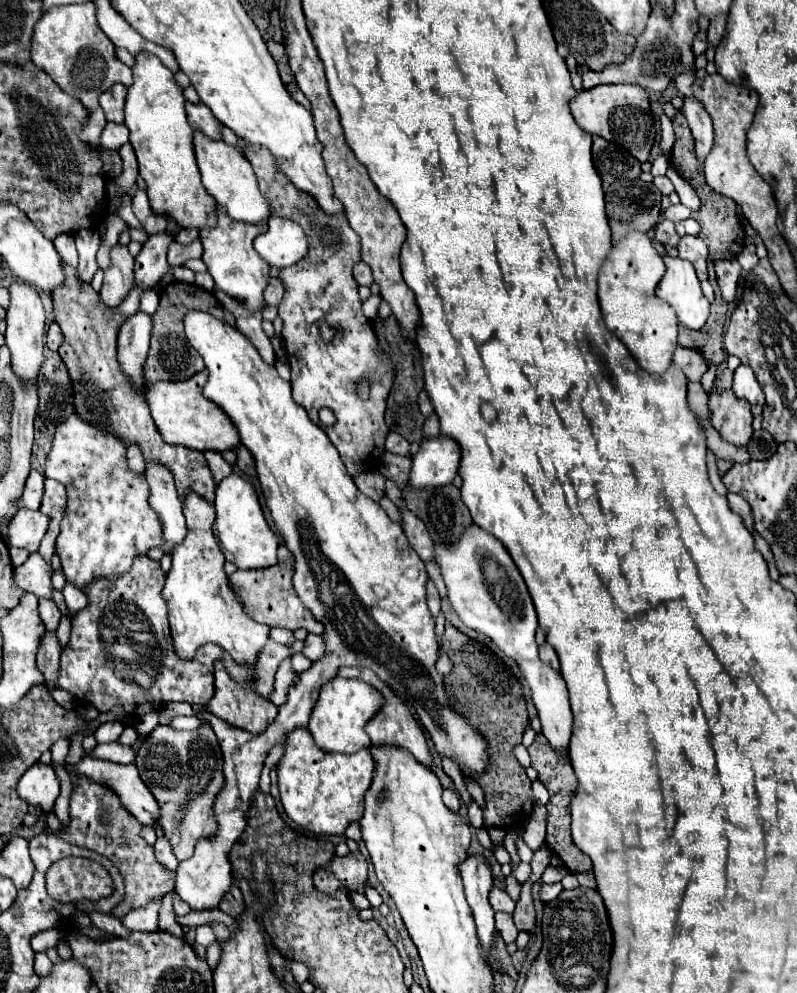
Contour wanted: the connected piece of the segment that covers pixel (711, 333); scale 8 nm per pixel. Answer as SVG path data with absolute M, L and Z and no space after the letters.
M716 296L716 300L712 302L710 318L702 330L690 330L680 326L680 336L678 336L680 346L700 346L700 350L704 350L704 358L708 358L708 364L720 366L726 358L722 348L726 310L728 310L728 304L722 300L722 296Z

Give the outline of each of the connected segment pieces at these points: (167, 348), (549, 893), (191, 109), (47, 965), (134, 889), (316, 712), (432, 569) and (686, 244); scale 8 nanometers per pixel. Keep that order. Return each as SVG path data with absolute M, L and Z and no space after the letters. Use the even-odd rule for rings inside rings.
M172 282L164 290L160 290L160 306L158 306L156 314L152 314L152 340L150 340L148 360L144 364L144 376L148 382L188 380L196 372L204 370L204 362L202 362L200 354L188 344L188 340L184 336L184 314L188 310L202 310L220 320L224 318L222 304L216 300L216 296L196 284Z
M558 882L558 884L544 884L544 886L542 886L542 892L540 892L540 898L542 898L544 902L550 902L550 900L554 900L562 890L564 890L564 888L562 888L560 882Z
M186 102L186 114L188 114L188 122L194 130L200 130L204 132L206 136L210 138L216 138L220 140L222 134L220 134L220 120L208 110L208 106L204 106L202 102L200 104L192 104L192 102Z
M40 952L40 954L36 954L36 972L40 974L40 976L48 976L50 974L50 970L52 970L52 962L50 962L50 958L44 954L44 952Z
M80 776L80 784L74 788L70 798L70 824L68 828L62 828L58 836L70 844L104 854L122 872L126 884L126 898L118 908L110 912L110 916L118 920L122 920L130 910L140 908L150 900L162 898L166 892L174 890L176 874L164 870L156 862L154 848L140 838L142 830L144 826L120 804L118 796L112 790L88 780L86 776Z
M332 678L320 690L320 698L310 714L308 730L314 736L316 746L324 748L330 754L352 754L360 748L370 746L370 738L364 732L366 722L380 710L382 696L362 680L348 680L348 678Z
M428 560L428 562L426 562L426 572L428 572L430 580L434 582L434 586L438 588L440 596L446 598L446 586L444 586L444 580L442 580L442 576L440 576L440 568L438 568L438 564L432 562L432 560Z
M682 236L678 242L678 256L690 260L700 280L708 280L708 246L698 236Z

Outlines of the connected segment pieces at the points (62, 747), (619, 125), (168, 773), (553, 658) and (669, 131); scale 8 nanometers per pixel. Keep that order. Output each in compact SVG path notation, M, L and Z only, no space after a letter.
M62 738L62 740L58 740L54 746L52 746L52 764L56 764L56 766L62 766L64 768L64 758L66 758L66 754L68 754L68 740L66 738Z
M600 84L596 88L578 92L578 96L570 102L570 108L576 124L580 124L588 134L616 142L618 146L624 146L624 150L628 150L638 162L648 162L656 138L656 128L650 100L644 88L628 84Z
M208 724L192 732L158 726L140 746L134 764L160 806L160 826L168 842L172 842L176 858L180 862L190 858L194 854L194 846L200 840L214 838L216 832L214 800L224 788L222 752L216 734Z
M542 644L542 646L538 646L538 656L540 656L540 660L542 662L546 662L546 664L550 664L552 668L560 668L560 662L558 662L558 656L556 656L556 652L554 652L554 648L550 646L550 644Z
M662 116L662 142L660 142L660 150L662 150L664 156L670 156L672 144L674 144L672 120L668 120L668 116Z

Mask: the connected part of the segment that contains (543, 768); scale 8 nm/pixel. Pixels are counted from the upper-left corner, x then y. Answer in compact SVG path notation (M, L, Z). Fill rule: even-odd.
M538 734L536 740L532 742L532 746L528 748L528 754L532 758L532 766L538 770L540 774L540 782L546 786L546 790L550 792L550 802L546 804L548 810L548 834L546 834L546 846L562 860L562 864L570 870L570 872L588 872L592 870L592 862L590 858L580 852L580 848L572 842L570 836L570 800L572 794L576 794L576 776L572 766L566 762L566 758L558 758L552 748L548 746L548 740Z

